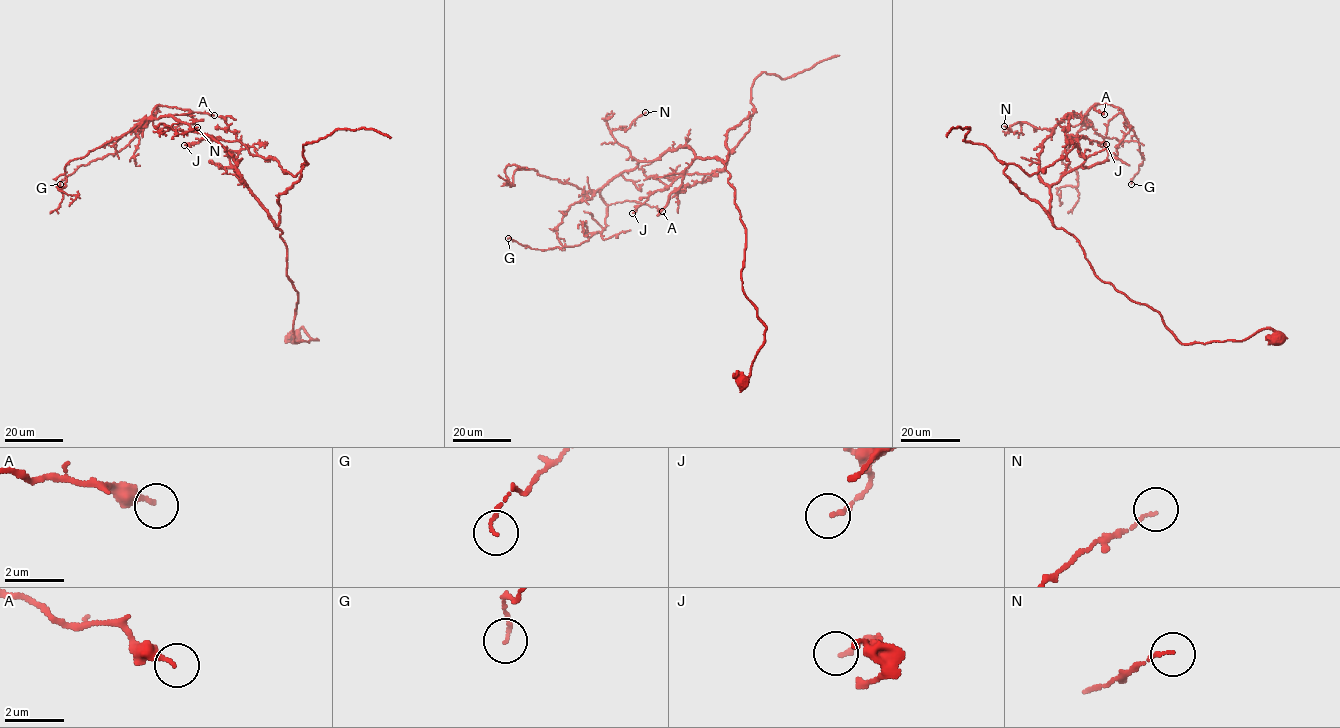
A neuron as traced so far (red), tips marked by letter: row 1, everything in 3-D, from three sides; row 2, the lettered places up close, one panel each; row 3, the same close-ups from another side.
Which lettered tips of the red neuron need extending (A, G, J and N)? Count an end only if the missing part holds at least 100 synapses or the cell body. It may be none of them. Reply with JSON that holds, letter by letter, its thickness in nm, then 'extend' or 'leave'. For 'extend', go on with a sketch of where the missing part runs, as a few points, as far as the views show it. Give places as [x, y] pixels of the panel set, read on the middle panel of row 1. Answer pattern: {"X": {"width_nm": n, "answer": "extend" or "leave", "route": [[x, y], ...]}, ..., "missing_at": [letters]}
{"A": {"width_nm": 240, "answer": "leave"}, "G": {"width_nm": 100, "answer": "leave"}, "J": {"width_nm": 140, "answer": "leave"}, "N": {"width_nm": 80, "answer": "leave"}, "missing_at": []}

